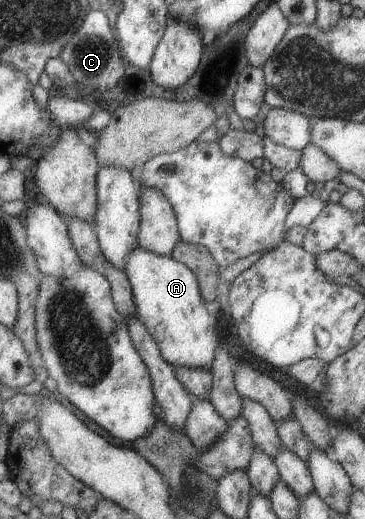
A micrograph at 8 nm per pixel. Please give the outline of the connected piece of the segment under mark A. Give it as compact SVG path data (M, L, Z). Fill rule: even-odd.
M132 248L126 254L126 264L123 270L130 282L131 298L136 306L137 318L141 320L152 340L156 342L160 356L174 368L202 368L211 370L214 350L219 346L216 330L216 319L204 308L204 300L200 296L200 290L196 275L184 264L176 262L172 257L160 256L148 252L143 248Z

